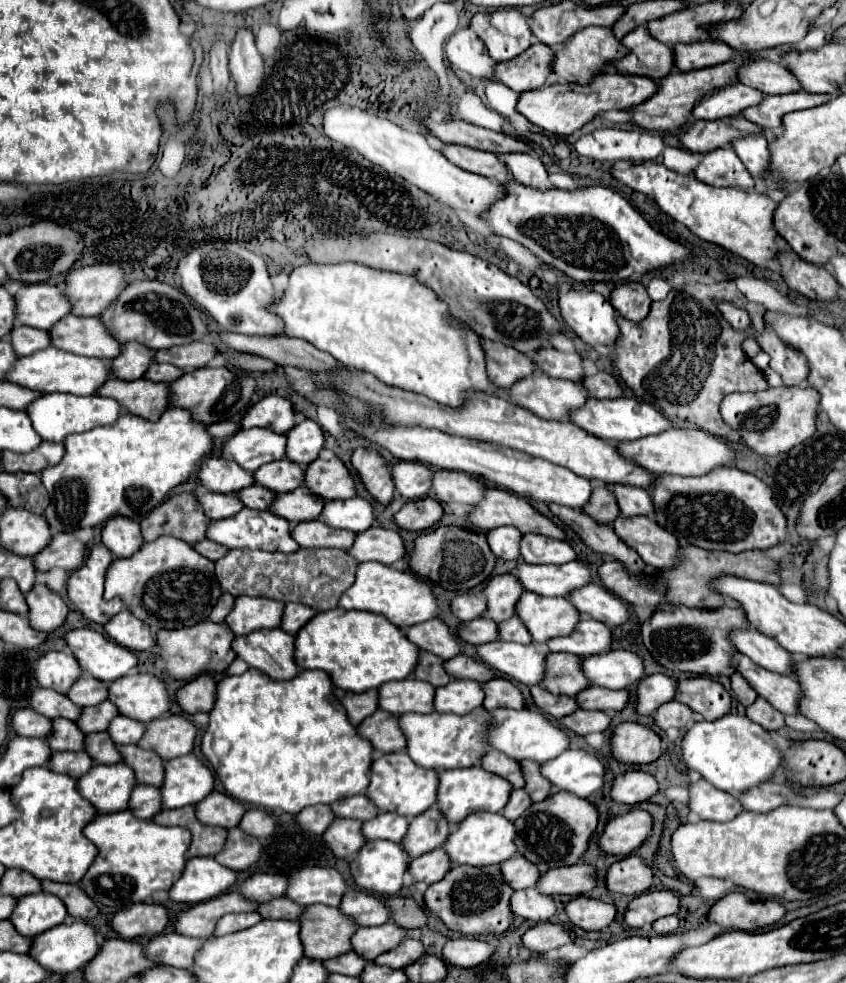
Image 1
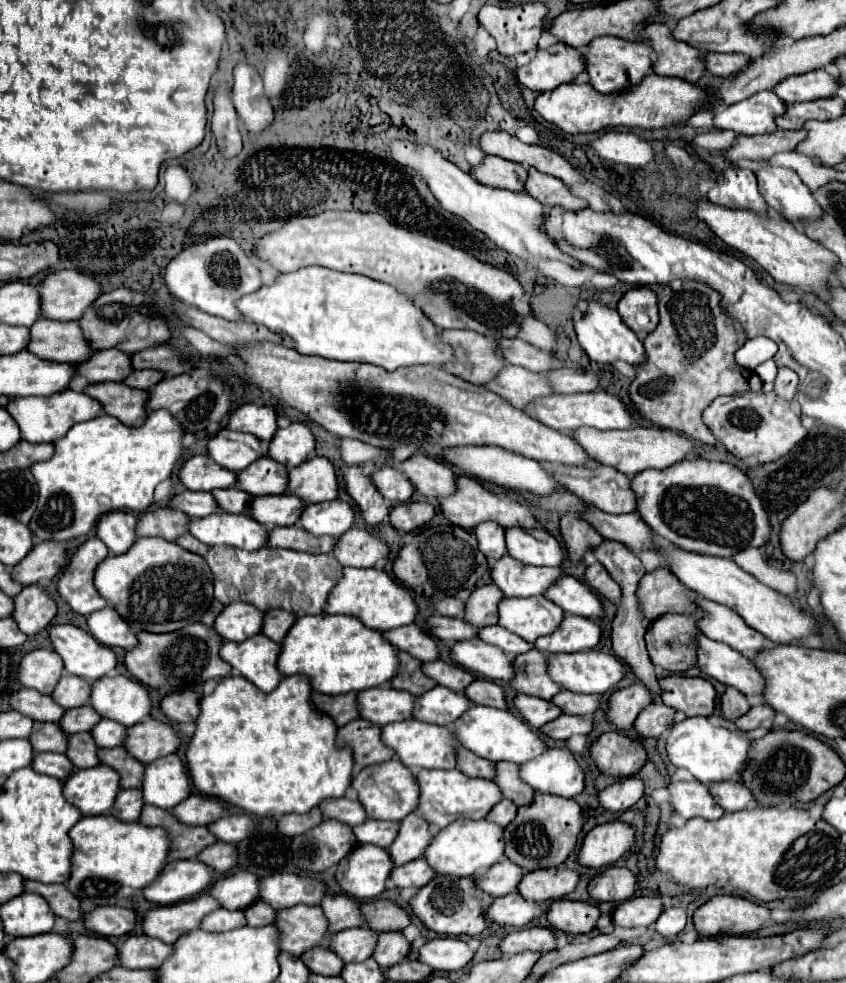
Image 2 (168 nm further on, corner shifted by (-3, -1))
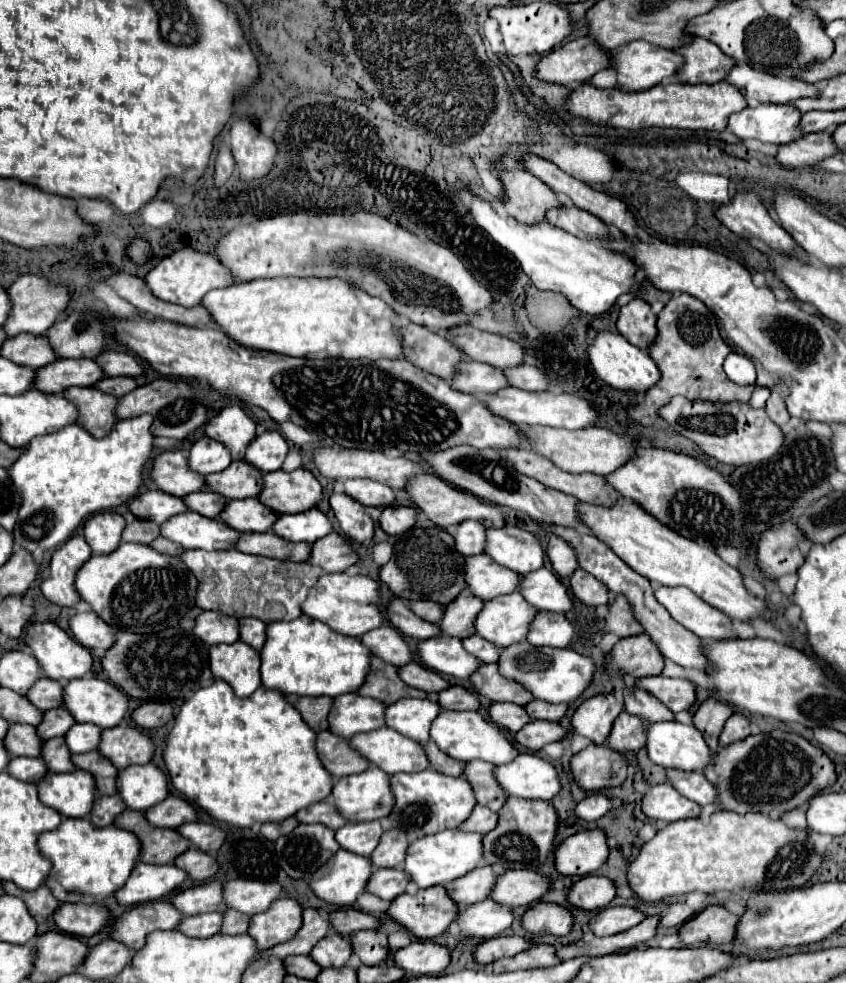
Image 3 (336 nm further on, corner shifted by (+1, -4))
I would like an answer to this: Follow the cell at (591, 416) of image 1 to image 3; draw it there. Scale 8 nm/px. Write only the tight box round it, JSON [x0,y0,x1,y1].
[484,388,598,430]

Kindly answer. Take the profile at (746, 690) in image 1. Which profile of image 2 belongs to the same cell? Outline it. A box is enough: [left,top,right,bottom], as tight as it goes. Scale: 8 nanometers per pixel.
[720,687,750,723]

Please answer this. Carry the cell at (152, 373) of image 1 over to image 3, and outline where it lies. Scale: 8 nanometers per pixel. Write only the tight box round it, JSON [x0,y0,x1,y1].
[96,376,138,396]

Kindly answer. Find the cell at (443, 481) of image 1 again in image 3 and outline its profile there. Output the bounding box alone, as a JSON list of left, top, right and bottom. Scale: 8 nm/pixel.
[314,448,422,490]

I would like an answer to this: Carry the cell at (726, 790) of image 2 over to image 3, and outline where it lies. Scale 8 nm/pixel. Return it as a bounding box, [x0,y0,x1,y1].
[668,770,718,806]

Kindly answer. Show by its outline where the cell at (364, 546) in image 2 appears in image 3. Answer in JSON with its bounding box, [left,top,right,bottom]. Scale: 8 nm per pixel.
[310,532,358,572]

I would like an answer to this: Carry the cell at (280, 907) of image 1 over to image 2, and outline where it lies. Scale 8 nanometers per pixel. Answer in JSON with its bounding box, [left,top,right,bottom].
[244,901,276,927]

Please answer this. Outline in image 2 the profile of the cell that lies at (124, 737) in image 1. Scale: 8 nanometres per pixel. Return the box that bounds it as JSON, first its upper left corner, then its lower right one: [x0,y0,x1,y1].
[90,719,126,747]

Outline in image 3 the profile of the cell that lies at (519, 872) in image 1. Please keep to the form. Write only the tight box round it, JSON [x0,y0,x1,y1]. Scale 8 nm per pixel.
[448,866,498,910]

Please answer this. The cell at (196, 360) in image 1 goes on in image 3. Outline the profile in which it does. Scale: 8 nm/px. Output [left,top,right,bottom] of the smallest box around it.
[96,350,144,376]

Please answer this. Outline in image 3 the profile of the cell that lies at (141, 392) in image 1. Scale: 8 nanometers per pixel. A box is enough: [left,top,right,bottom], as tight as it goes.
[64,388,118,436]

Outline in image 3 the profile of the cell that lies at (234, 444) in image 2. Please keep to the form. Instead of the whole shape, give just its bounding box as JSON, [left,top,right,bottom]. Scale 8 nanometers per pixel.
[188,436,232,476]

